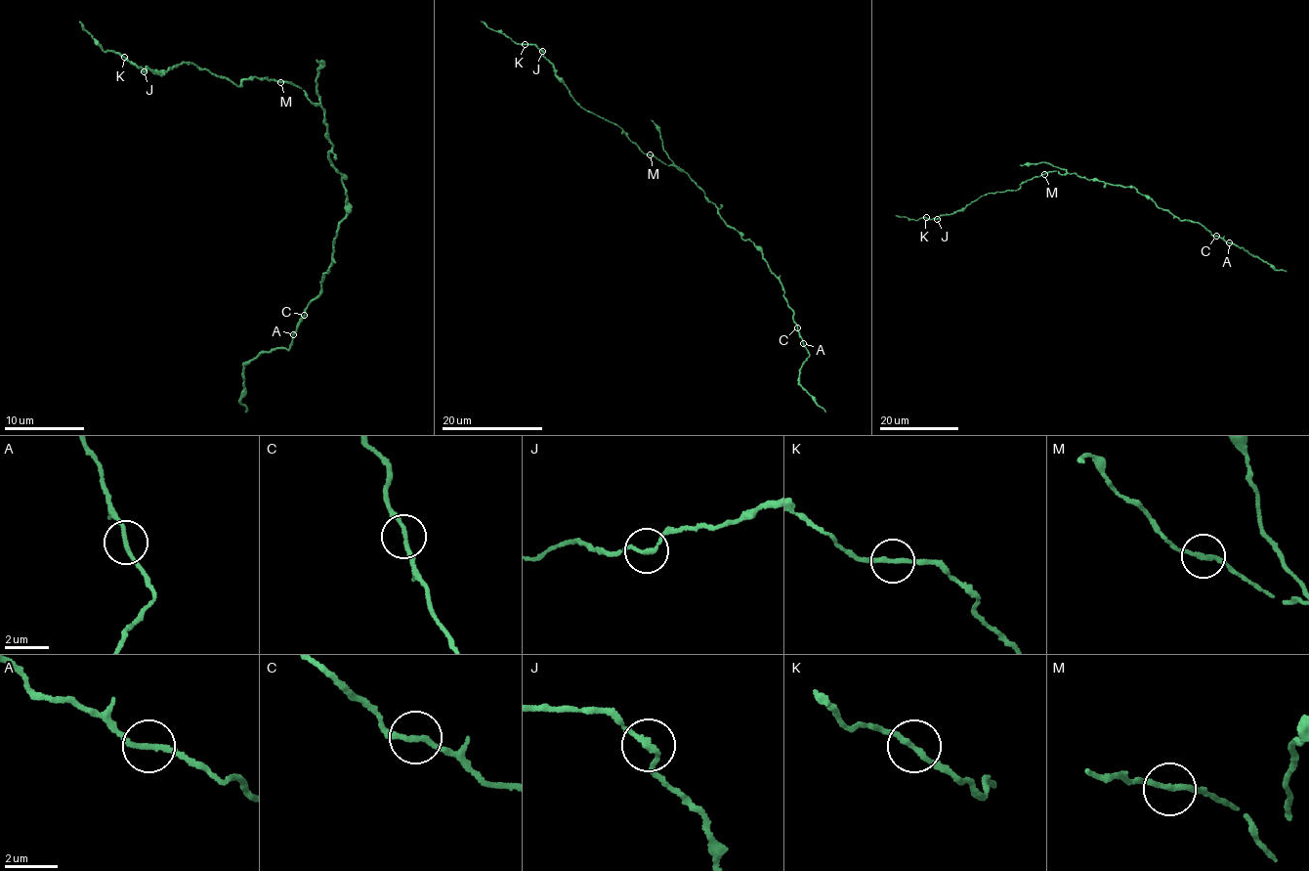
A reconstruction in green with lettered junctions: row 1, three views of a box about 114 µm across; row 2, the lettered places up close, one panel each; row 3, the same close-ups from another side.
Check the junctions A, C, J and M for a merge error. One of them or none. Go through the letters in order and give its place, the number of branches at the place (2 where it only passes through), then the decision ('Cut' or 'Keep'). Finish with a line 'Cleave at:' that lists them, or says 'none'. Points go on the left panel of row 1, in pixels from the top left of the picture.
A: Place: (293, 334). Branches: 2. Keep
C: Place: (304, 315). Branches: 2. Keep
J: Place: (144, 71). Branches: 2. Keep
M: Place: (280, 82). Branches: 2. Keep
Cleave at: none

